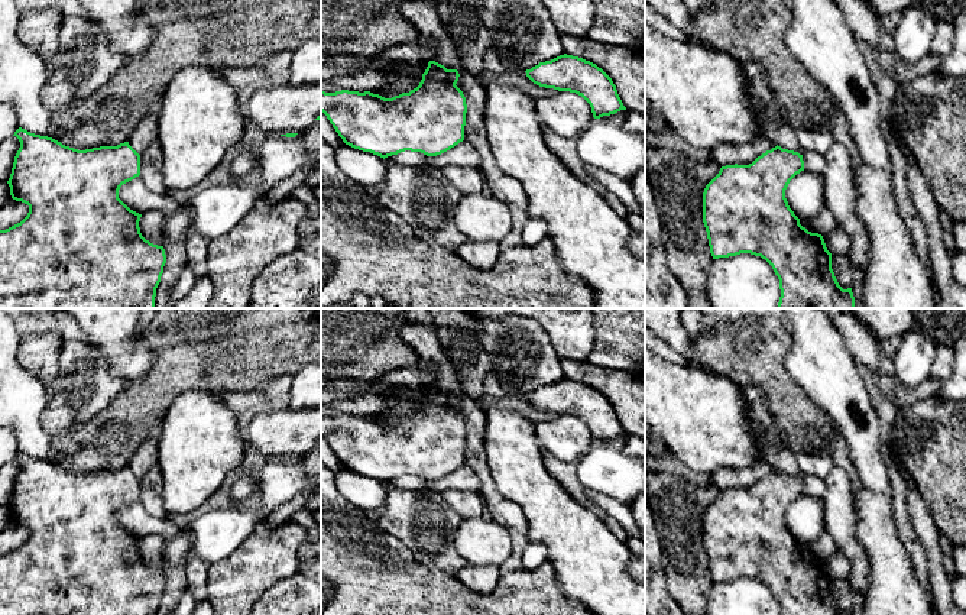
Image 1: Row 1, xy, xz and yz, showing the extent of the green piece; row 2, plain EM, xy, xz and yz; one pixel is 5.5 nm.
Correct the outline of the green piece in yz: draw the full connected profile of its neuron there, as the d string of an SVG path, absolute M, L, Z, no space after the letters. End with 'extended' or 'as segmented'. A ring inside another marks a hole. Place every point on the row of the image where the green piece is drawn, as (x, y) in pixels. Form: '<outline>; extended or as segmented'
M775 146L749 165L726 165L703 192L703 223L713 259L751 253L765 259L779 279L778 308L855 308L852 288L843 289L832 269L832 253L818 233L800 224L785 190L804 171L803 155Z; as segmented

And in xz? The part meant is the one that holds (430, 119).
M429 61L419 85L409 93L385 98L370 91L321 91L321 111L343 142L354 149L383 159L405 150L437 156L464 140L467 104L456 85L458 77L457 69Z; as segmented

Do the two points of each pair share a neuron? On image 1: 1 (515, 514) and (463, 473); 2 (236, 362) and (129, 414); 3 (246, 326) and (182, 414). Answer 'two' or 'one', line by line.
1: two
2: one
3: two

